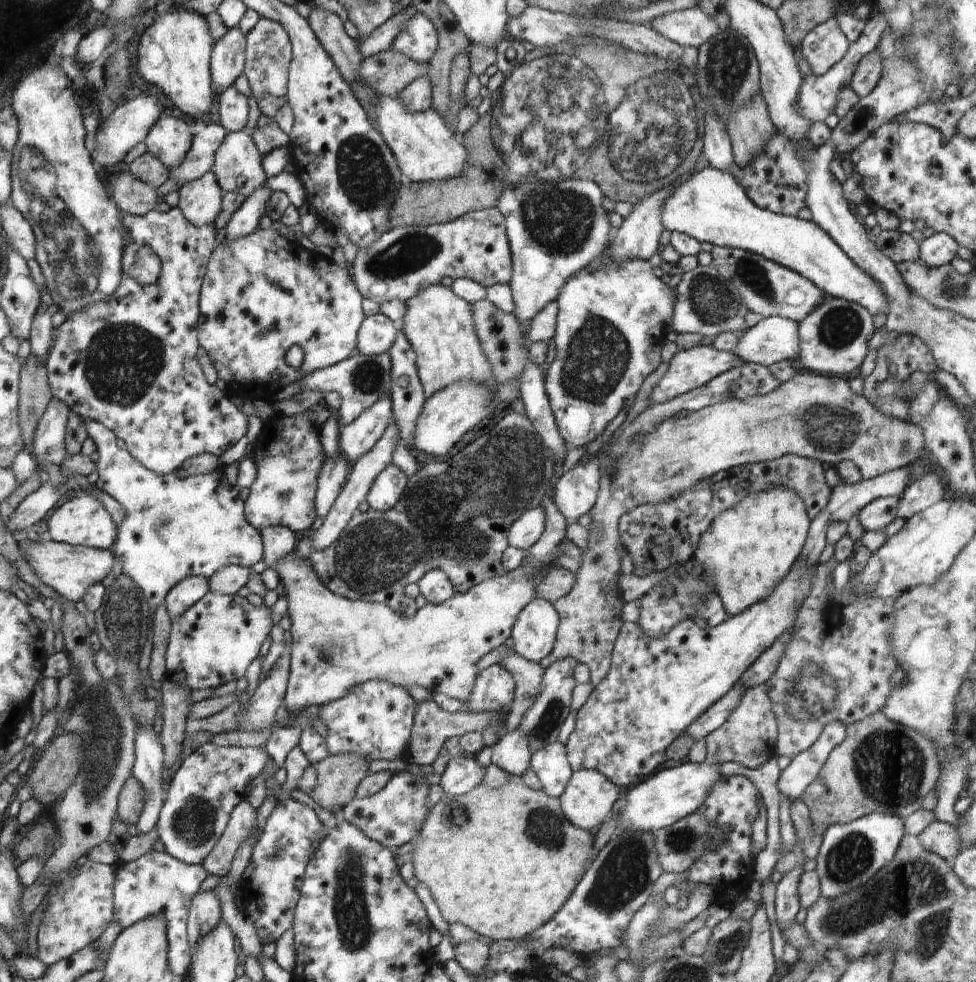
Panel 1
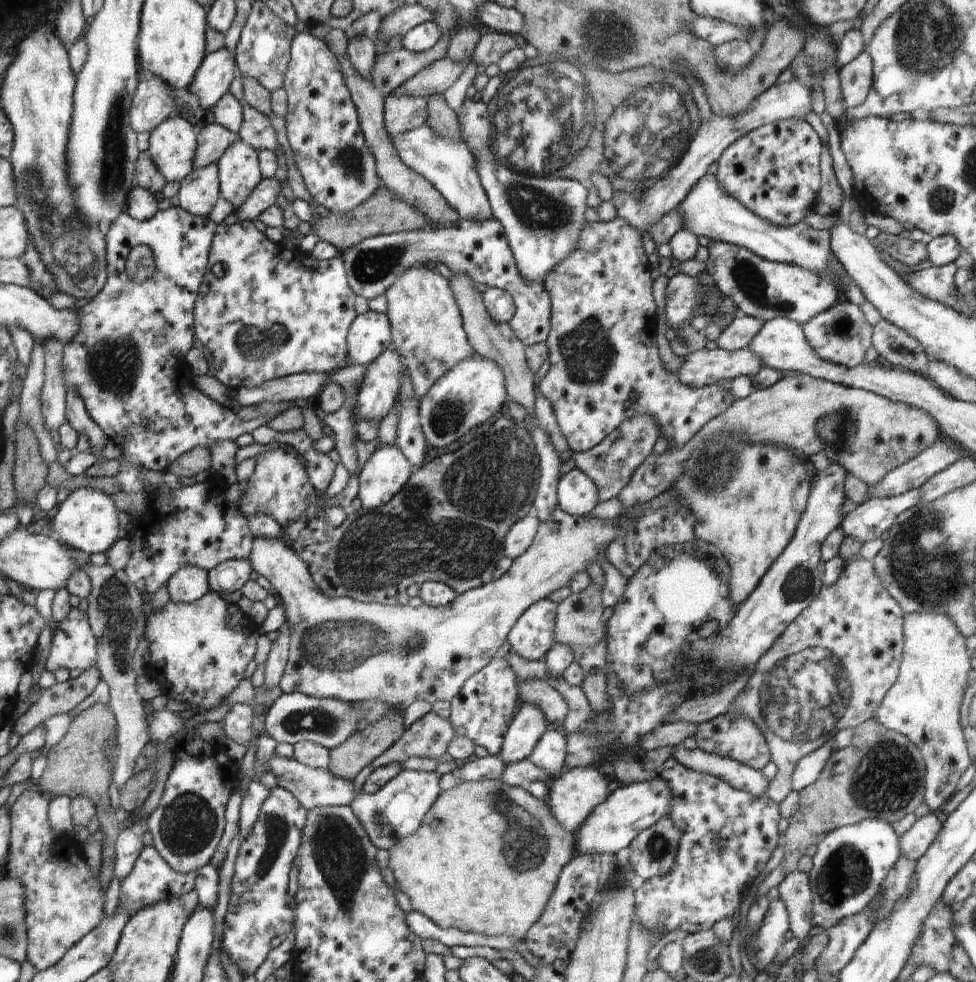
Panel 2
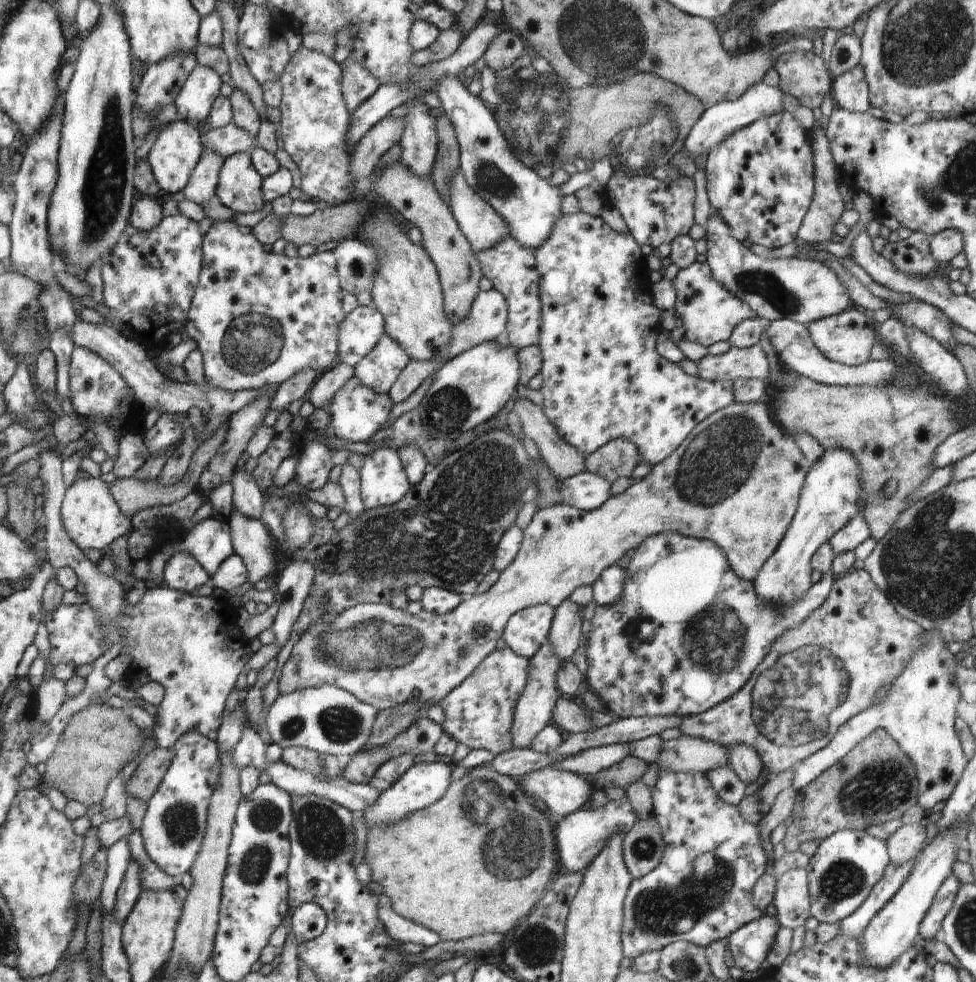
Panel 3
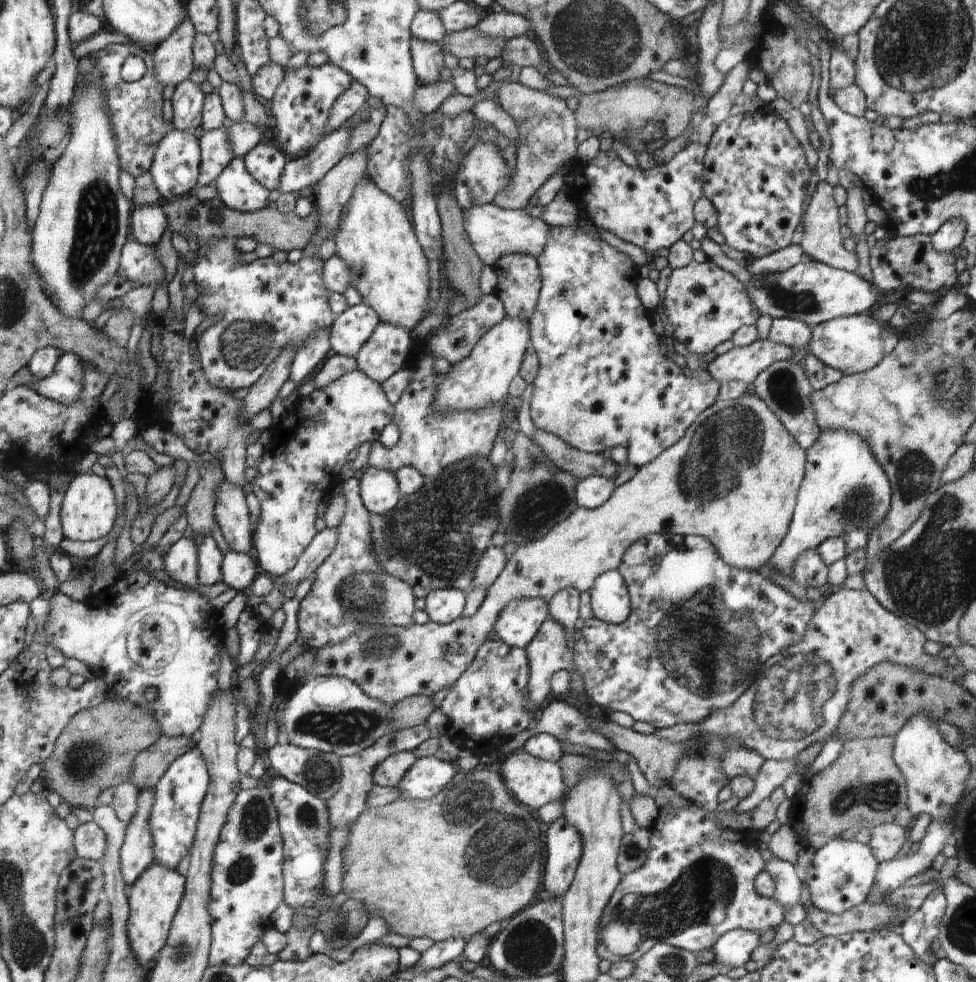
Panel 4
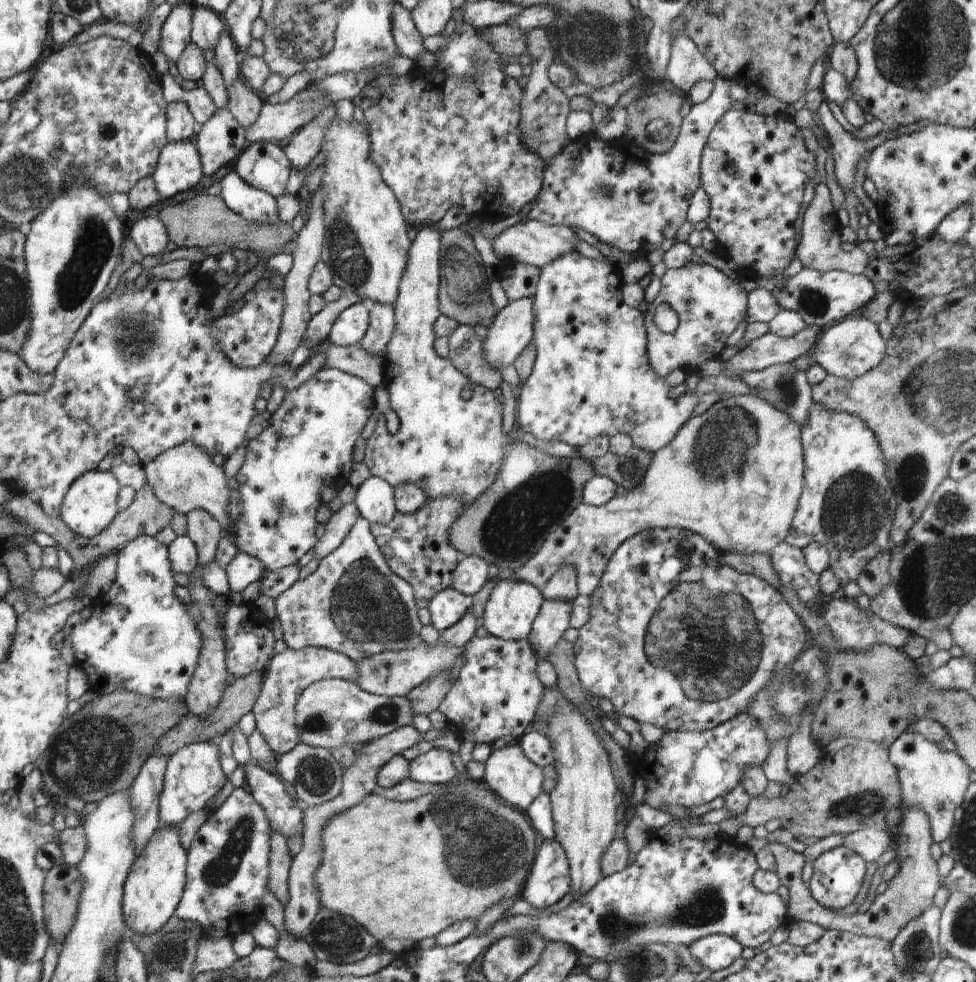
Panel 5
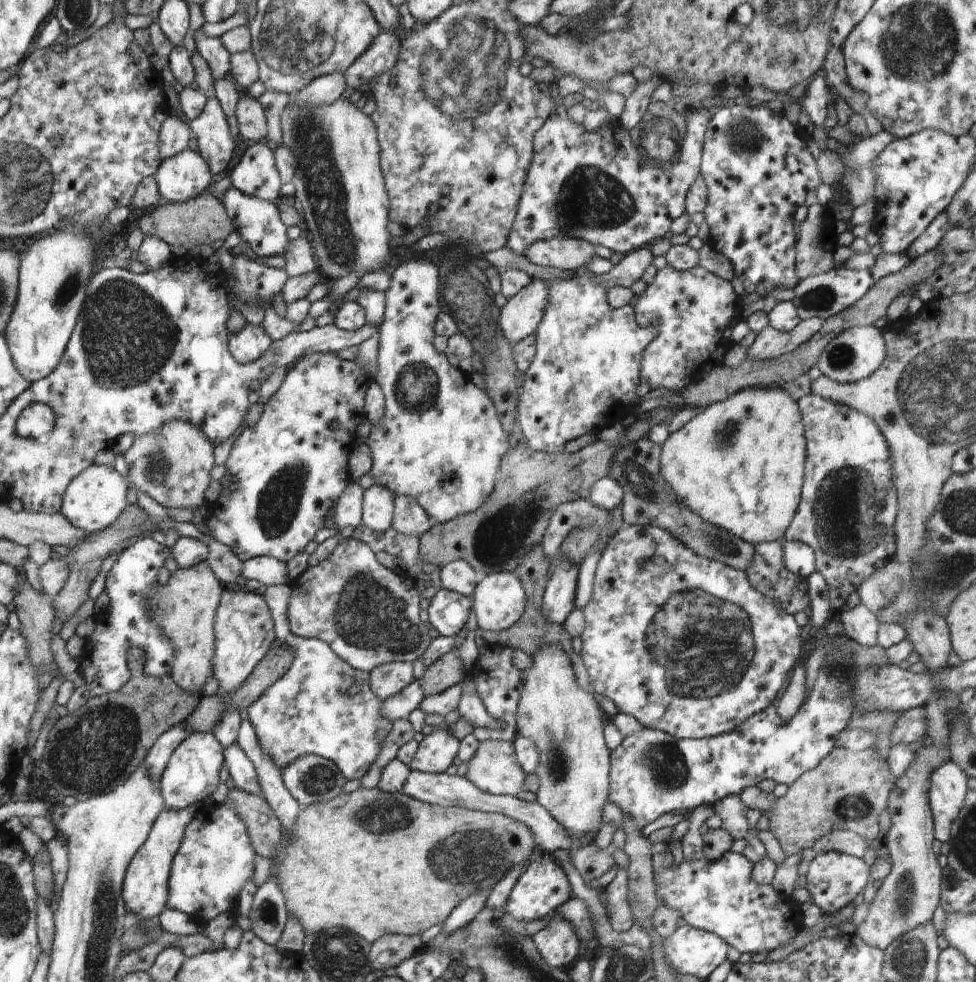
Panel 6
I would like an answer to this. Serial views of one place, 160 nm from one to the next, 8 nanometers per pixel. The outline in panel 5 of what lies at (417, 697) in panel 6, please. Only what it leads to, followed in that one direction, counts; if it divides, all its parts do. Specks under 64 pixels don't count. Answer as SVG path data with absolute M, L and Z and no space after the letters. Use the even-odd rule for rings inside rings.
M324 679L302 691L295 706L295 728L301 744L326 750L343 744L366 744L372 739L413 724L407 697L385 697L362 690L355 682Z

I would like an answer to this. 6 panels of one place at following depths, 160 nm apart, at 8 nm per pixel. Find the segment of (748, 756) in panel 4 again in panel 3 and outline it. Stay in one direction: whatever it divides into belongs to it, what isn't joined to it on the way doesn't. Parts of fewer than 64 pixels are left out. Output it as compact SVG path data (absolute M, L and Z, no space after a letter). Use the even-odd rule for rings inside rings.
M559 698L553 710L552 722L565 735L583 733L595 728L590 715L588 709L583 710L578 704ZM680 735L676 739L661 742L655 760L660 771L673 773L709 773L720 767L728 767L727 748L715 741Z

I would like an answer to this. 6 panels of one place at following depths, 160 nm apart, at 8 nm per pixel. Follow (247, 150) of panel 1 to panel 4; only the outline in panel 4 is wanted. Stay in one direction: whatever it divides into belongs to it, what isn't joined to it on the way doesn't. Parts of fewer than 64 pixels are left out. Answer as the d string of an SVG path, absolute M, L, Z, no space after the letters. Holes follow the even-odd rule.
M234 157L216 178L221 201L230 208L249 213L273 206L268 203L269 190L246 169L244 159Z

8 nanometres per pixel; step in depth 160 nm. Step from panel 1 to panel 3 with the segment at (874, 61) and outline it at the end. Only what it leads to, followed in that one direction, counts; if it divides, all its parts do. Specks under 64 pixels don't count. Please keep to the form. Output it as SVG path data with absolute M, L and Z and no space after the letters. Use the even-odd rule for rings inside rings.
M860 64L833 78L830 92L835 106L855 113L866 113L870 108L868 83Z

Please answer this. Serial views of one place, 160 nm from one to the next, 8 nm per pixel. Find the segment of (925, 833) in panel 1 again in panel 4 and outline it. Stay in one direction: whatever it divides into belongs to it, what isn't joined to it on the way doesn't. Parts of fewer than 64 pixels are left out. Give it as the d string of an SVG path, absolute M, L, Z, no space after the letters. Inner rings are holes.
M884 822L872 827L867 845L879 863L891 861L908 839L907 828Z

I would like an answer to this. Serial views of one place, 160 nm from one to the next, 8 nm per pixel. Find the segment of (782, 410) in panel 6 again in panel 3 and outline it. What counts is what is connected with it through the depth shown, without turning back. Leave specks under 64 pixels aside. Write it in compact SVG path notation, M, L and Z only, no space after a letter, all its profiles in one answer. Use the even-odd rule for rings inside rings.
M734 400L732 405L725 406L719 411L713 412L709 417L706 417L693 432L685 438L682 445L658 465L654 465L650 473L645 477L631 482L631 485L619 495L611 495L604 504L596 510L583 511L578 507L564 505L558 502L556 505L538 509L532 517L531 522L525 528L524 537L522 537L520 552L517 554L516 560L499 574L499 579L482 594L474 594L470 597L464 597L461 604L453 610L452 613L445 615L434 614L427 610L420 610L418 614L412 615L408 611L401 611L390 606L388 603L358 603L357 605L348 607L343 610L334 622L321 623L317 621L307 632L302 635L298 642L293 646L290 658L281 670L279 678L279 694L287 695L298 689L309 689L312 687L322 686L326 683L343 687L347 691L351 691L357 698L377 708L377 710L389 709L402 703L418 703L420 705L428 703L440 702L451 690L454 690L463 680L466 680L470 673L486 658L498 644L498 639L502 637L505 626L509 622L509 618L519 610L531 607L532 605L546 604L556 608L562 601L568 599L570 594L579 586L586 584L594 584L597 578L600 578L602 571L610 565L617 565L622 557L625 557L630 550L635 550L645 541L650 535L665 532L677 532L685 537L694 537L698 539L710 539L714 541L726 554L730 566L733 571L742 579L753 581L764 564L773 556L774 551L778 548L780 541L784 540L784 536L790 526L792 517L797 509L797 502L800 496L801 488L803 487L806 475L810 470L810 464L802 451L798 448L793 435L787 432L773 418L768 404L764 400L754 401L749 403L739 403Z

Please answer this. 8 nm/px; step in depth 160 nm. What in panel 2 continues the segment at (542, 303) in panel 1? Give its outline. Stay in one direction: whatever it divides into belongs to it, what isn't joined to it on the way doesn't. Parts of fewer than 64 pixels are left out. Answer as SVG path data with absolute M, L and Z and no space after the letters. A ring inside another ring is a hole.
M463 98L455 112L461 123L462 140L476 159L477 174L492 205L492 218L505 227L509 246L522 276L539 289L554 266L577 249L577 238L586 222L584 211L588 185L574 179L556 177L549 172L538 176L510 172L502 164L496 164L490 138L495 132L490 128L488 108L482 102Z

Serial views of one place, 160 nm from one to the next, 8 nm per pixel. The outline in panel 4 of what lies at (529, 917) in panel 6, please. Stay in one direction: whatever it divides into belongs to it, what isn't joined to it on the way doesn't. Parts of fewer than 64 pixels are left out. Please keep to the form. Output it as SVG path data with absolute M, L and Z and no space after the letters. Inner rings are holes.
M563 815L547 825L546 846L549 860L542 881L545 895L564 898L570 885L576 880L583 844L577 828L570 826Z

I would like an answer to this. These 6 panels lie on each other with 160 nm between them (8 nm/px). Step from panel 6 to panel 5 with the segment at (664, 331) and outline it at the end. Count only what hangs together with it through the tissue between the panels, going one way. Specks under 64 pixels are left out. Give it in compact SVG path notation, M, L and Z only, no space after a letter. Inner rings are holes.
M687 262L677 269L668 269L661 278L661 288L657 296L649 302L646 314L652 315L655 308L662 303L669 304L679 318L678 328L673 333L663 333L656 325L648 326L649 364L653 371L666 377L677 366L689 371L700 368L708 360L714 360L718 352L724 350L728 336L744 320L746 294L740 286L730 280L719 269L708 263Z

